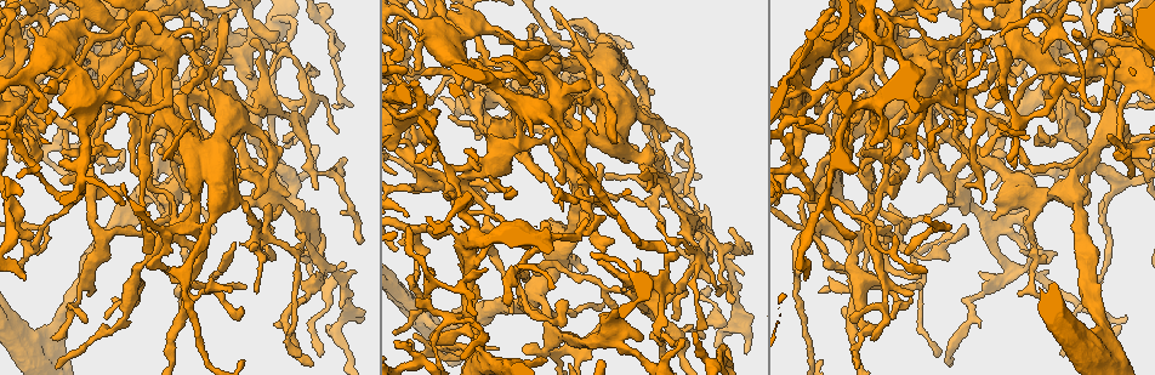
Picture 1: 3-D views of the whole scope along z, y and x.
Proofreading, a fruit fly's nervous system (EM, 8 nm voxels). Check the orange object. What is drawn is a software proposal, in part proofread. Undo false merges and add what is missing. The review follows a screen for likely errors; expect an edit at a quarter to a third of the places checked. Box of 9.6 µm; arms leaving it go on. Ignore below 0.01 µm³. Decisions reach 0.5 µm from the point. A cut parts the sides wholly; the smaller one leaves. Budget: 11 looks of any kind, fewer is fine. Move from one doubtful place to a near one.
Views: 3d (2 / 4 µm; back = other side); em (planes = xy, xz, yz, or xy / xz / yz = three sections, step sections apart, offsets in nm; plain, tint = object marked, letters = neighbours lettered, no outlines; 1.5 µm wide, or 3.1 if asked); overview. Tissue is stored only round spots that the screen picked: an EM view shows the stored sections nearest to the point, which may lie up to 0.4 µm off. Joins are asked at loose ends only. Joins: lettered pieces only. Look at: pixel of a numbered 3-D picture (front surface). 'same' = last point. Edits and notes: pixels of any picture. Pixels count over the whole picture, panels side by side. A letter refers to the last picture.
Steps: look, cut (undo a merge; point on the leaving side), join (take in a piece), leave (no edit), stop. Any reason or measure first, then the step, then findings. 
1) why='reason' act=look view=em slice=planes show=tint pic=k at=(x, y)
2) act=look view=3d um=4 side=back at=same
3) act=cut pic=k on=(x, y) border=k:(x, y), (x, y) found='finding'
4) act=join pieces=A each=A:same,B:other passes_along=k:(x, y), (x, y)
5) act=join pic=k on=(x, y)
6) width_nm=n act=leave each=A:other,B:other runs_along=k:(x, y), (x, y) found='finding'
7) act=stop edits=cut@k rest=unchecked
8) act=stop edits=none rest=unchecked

why='sharp bend' act=look view=em slice=planes show=plain pic=1 at=(863, 79)

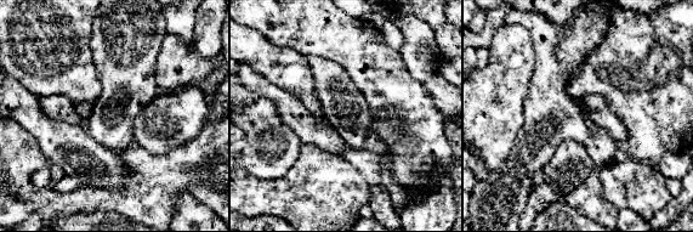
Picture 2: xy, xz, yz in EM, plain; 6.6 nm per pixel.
why='what lies round it' act=look view=em slice=planes show=letters at=same

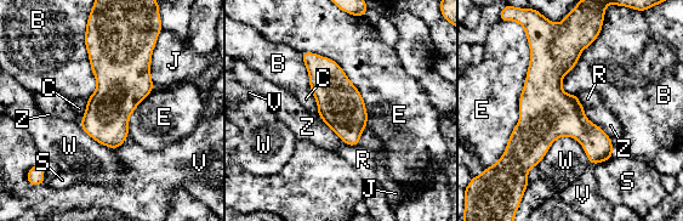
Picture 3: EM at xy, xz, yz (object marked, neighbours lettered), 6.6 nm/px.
longest_contact=E:750nm act=leave each=B:other,C:other,E:other,J:other,R:other,S:other,V:other,W:other,Z:other border=3:(584, 108), (584, 114), (610, 139) found='all the same cell'

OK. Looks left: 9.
why='thin end' act=look view=3d um=4 pic=1 at=(957, 129)

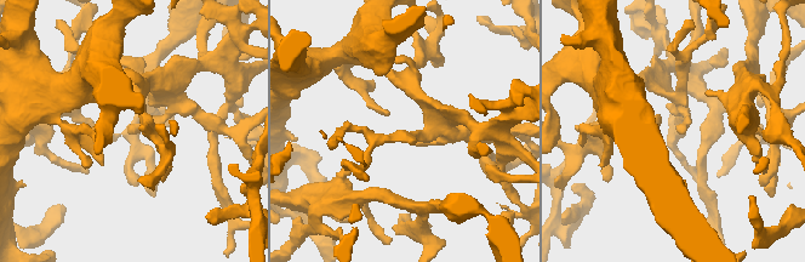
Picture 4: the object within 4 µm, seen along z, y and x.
act=look view=em slice=planes show=letters pic=4 at=(134, 133)

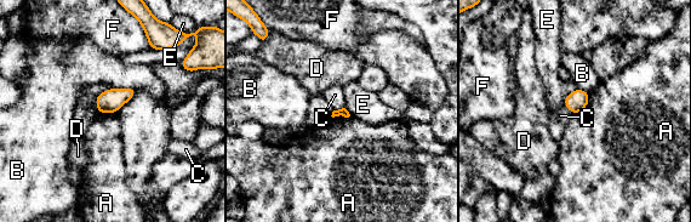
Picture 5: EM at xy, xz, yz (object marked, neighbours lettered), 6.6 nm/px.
act=leave each=A:other,B:other,C:other,D:other,E:other,F:other border=5:(589, 94), (587, 104), (574, 114) found='none of them fits'

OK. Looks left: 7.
why='sudden change in width' act=look view=em slice=planes show=plain pic=1 at=(1113, 133)

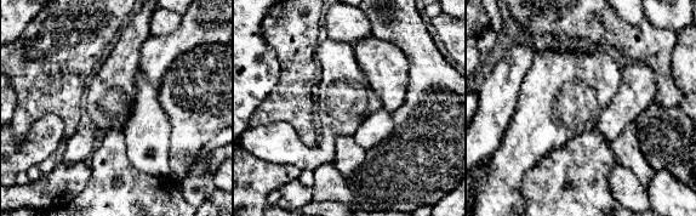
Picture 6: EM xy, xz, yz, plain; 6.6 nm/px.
why='where the object lies' act=look view=em slice=planes show=tint at=same

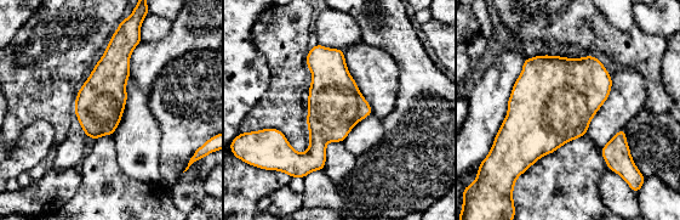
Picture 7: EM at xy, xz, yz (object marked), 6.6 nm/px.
why='what lies round it' act=look view=em slice=planes show=letters at=same

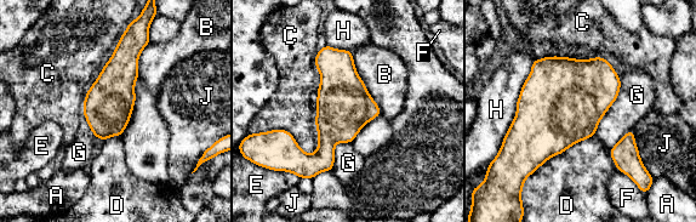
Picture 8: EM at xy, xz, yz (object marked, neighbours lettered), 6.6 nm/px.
act=leave each=A:other,B:other,C:other,D:other,E:other,F:other,G:other,H:other,J:other border=8:(620, 78), (619, 96), (594, 134) found='all the same cell'

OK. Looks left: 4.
why='a narrow waist' act=look view=3d um=2 pic=1 at=(210, 63)

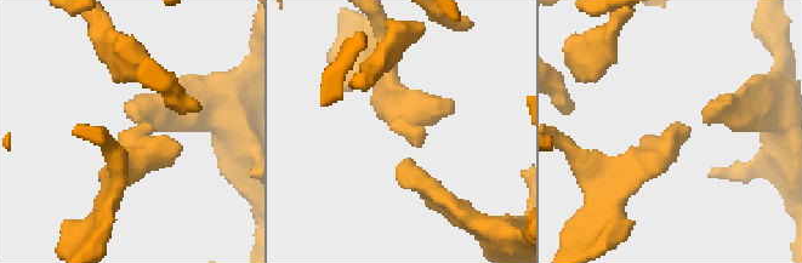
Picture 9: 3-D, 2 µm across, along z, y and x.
arm_widths_nm=190,200 act=look view=em slice=xy step=8 show=tint pic=9 at=(138, 123)

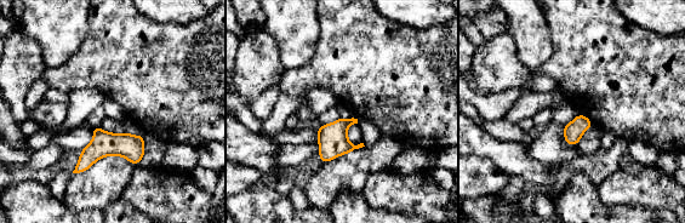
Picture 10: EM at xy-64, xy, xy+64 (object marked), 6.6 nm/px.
act=look view=em slice=planes show=letters at=same

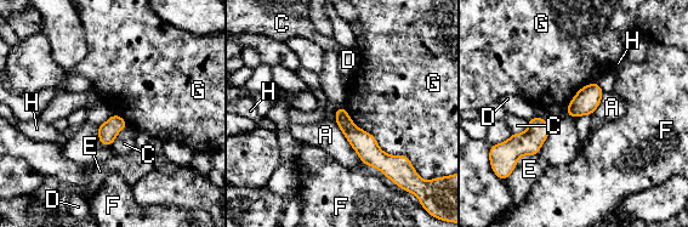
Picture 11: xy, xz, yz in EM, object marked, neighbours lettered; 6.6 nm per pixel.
act=leave each=A:other,C:other,D:other,E:other,F:other,G:other,H:other found='all the same cell'

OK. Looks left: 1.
act=stop edits=none rest=unchecked

